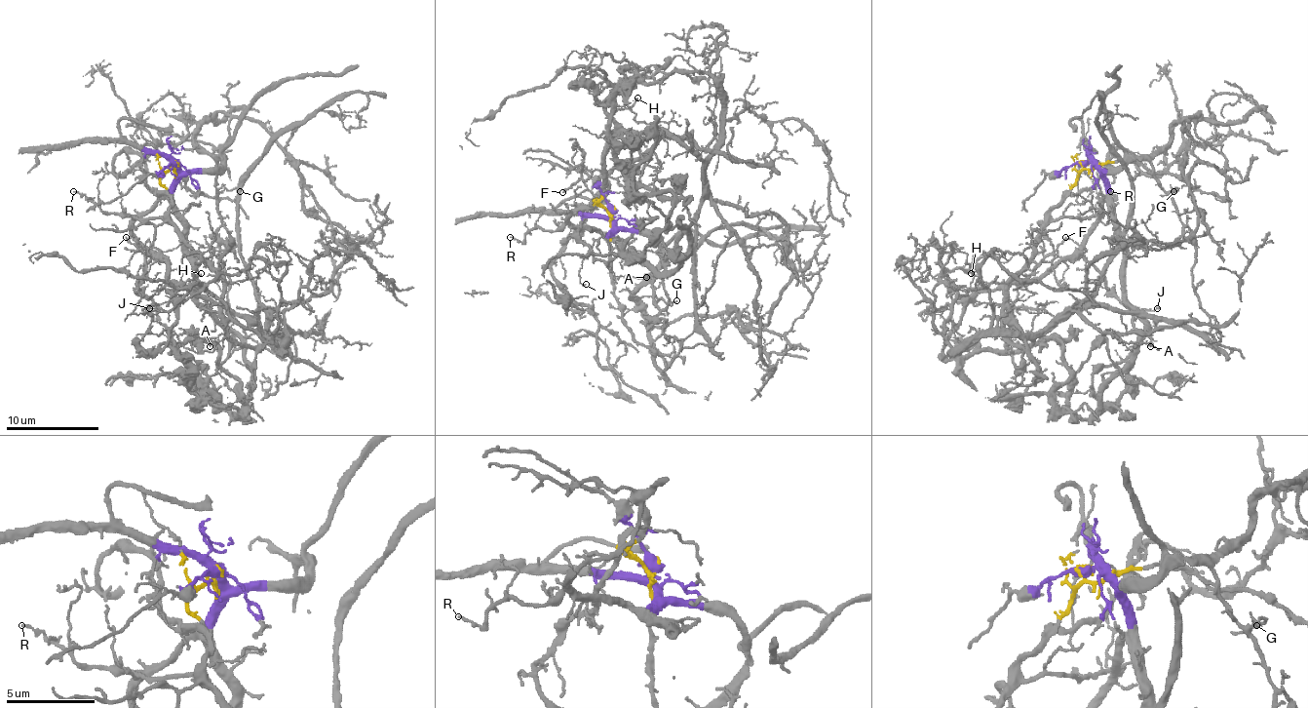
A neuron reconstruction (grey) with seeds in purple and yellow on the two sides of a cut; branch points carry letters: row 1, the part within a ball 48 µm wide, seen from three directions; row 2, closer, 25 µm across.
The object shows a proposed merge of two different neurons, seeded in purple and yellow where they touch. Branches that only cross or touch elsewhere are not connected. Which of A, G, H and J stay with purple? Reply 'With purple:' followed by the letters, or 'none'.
With purple: A, G, H, J

